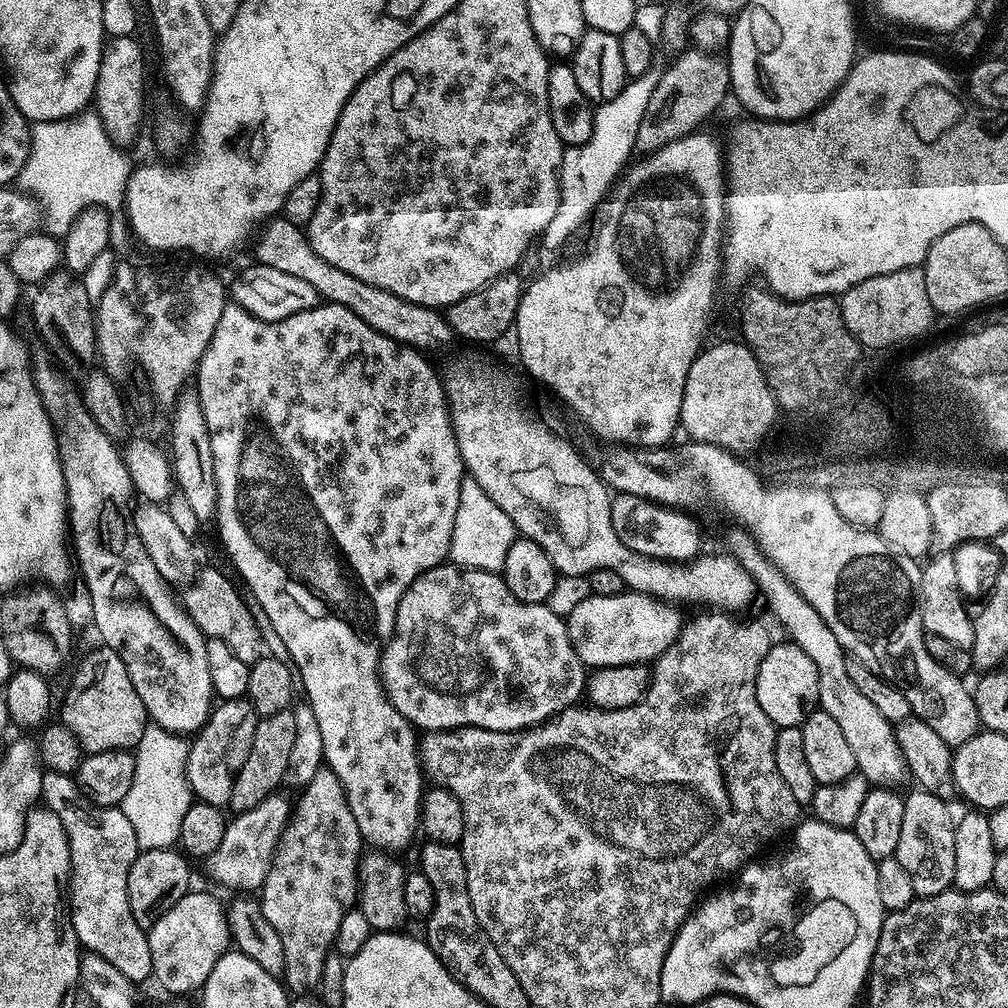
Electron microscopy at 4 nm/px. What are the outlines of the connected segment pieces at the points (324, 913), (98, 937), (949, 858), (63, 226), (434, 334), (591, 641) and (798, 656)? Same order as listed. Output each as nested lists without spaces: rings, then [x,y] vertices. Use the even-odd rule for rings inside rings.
[[[320,768],[299,796],[300,801],[291,809],[288,825],[280,835],[264,885],[258,889],[258,899],[262,914],[266,914],[266,922],[270,922],[270,926],[278,930],[278,938],[282,938],[282,950],[286,954],[283,983],[292,990],[312,990],[319,985],[322,966],[336,943],[338,922],[342,922],[348,906],[344,904],[357,899],[362,841],[358,822],[354,822],[354,810],[350,810],[350,802],[346,798],[346,790],[331,768]]]
[[[45,771],[40,791],[43,807],[56,812],[62,818],[62,826],[66,830],[66,838],[70,842],[70,862],[72,874],[68,877],[67,903],[70,905],[72,925],[81,945],[87,951],[101,955],[111,966],[134,985],[140,986],[144,979],[152,976],[152,959],[150,958],[150,942],[148,933],[138,922],[134,922],[134,914],[130,914],[130,898],[128,897],[128,875],[130,866],[141,851],[134,834],[134,826],[126,818],[126,814],[115,808],[97,808],[80,793],[80,787],[67,772]]]
[[[923,790],[907,793],[904,796],[904,809],[902,810],[902,830],[898,834],[895,860],[902,862],[906,874],[910,874],[910,883],[914,885],[914,894],[917,898],[937,896],[949,891],[954,885],[954,834],[956,833],[956,820],[948,807],[949,801],[938,798],[934,794]]]
[[[85,110],[64,120],[37,120],[31,125],[31,130],[30,154],[20,171],[18,188],[36,201],[45,233],[57,238],[67,237],[74,218],[78,218],[83,208],[124,208],[124,192],[128,189],[128,178],[134,168],[133,165],[128,165],[128,160],[124,157],[127,155],[110,142],[100,121],[100,115],[94,110]]]
[[[272,218],[259,232],[255,263],[282,270],[282,274],[294,274],[294,278],[302,278],[302,282],[310,282],[317,297],[323,298],[327,303],[349,308],[354,314],[358,314],[358,318],[362,318],[362,322],[366,322],[366,326],[378,330],[378,334],[386,334],[386,338],[397,340],[401,346],[411,346],[417,350],[436,348],[448,339],[453,339],[452,327],[437,309],[406,302],[406,298],[398,298],[398,294],[390,294],[390,290],[370,286],[370,282],[362,282],[362,278],[354,278],[354,274],[346,274],[346,270],[330,266],[330,262],[326,262],[312,249],[301,225],[292,224],[283,218]]]
[[[625,590],[614,598],[586,597],[569,612],[566,623],[570,642],[589,669],[622,667],[655,661],[676,641],[682,619],[675,610],[671,603],[654,596]]]
[[[793,642],[773,643],[762,666],[758,670],[756,697],[758,706],[766,710],[766,718],[775,724],[777,729],[799,728],[806,722],[812,712],[817,711],[819,700],[818,669],[811,658]]]

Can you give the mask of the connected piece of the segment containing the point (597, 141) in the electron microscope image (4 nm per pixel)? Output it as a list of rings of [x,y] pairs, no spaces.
[[[653,70],[645,76],[629,79],[624,89],[614,98],[603,101],[594,111],[594,134],[590,142],[582,142],[573,148],[565,147],[560,163],[560,201],[550,226],[546,226],[542,243],[548,248],[560,248],[584,223],[588,215],[600,204],[600,199],[608,192],[608,187],[617,183],[618,177],[629,167],[636,152],[638,126],[642,114],[650,106],[650,94],[654,94],[660,72]]]

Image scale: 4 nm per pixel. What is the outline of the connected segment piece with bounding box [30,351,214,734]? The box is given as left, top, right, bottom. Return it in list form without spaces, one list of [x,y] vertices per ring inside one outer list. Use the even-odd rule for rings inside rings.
[[[47,351],[44,352],[37,356],[35,353],[31,357],[32,377],[42,398],[42,406],[46,406],[46,414],[52,419],[56,445],[60,447],[60,465],[68,495],[70,544],[74,549],[79,575],[80,572],[84,575],[84,584],[88,587],[92,620],[104,639],[101,641],[115,650],[118,658],[122,658],[126,674],[130,674],[130,682],[134,682],[134,690],[138,690],[138,698],[142,698],[142,706],[146,706],[149,721],[168,732],[195,734],[208,721],[208,714],[214,707],[210,665],[206,663],[208,640],[188,617],[181,601],[172,597],[173,589],[162,578],[162,574],[158,574],[150,554],[146,554],[146,546],[142,546],[134,519],[134,489],[130,482],[130,470],[126,470],[126,462],[117,441],[107,436],[98,422],[90,418],[90,410],[86,410],[81,389],[77,385],[75,388],[67,380],[69,377],[54,363],[53,357]]]

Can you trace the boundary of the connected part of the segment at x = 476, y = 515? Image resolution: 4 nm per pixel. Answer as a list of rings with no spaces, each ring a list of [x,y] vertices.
[[[465,475],[458,490],[458,514],[454,514],[454,534],[450,538],[448,560],[461,568],[500,574],[504,570],[506,554],[510,554],[510,546],[517,538],[516,527],[510,518],[506,518],[506,510],[499,508],[472,476]]]

